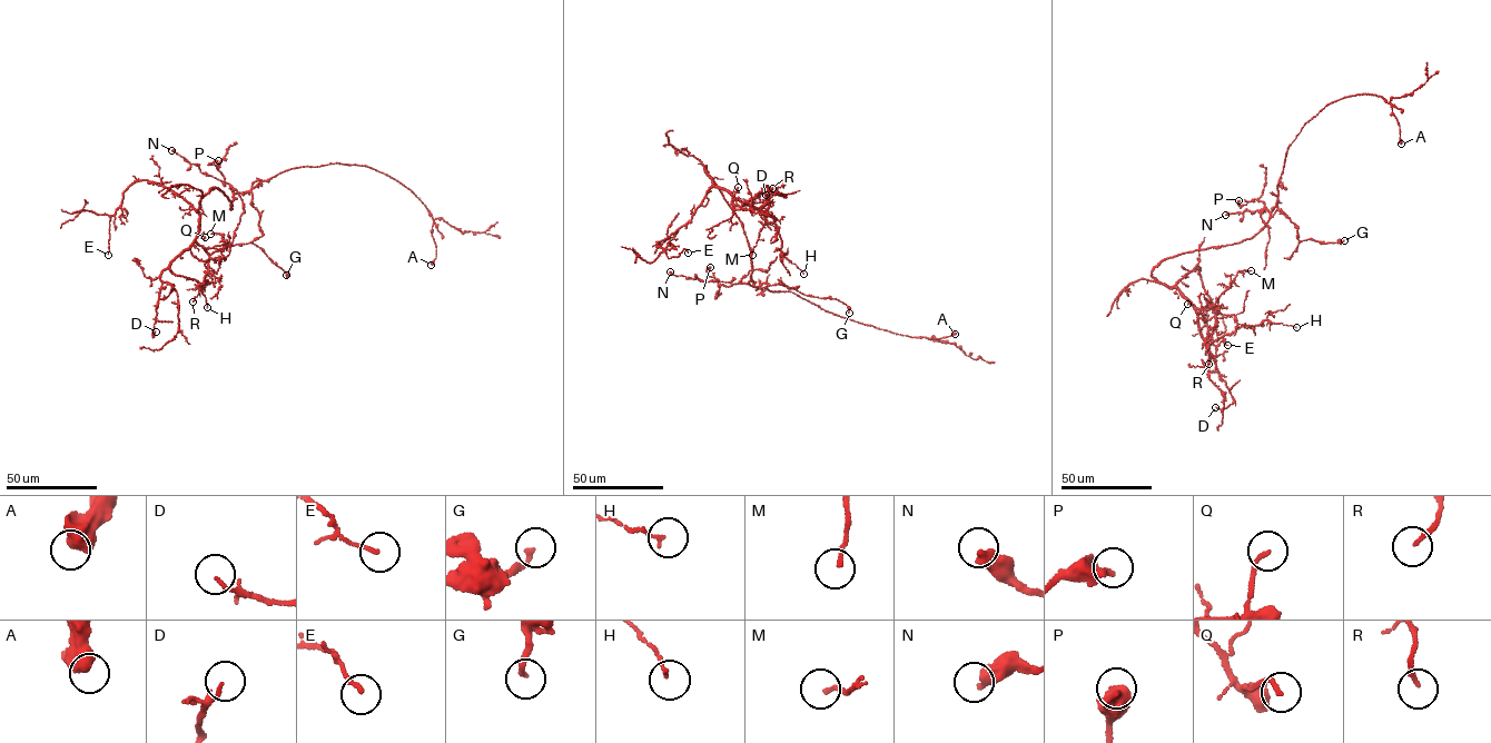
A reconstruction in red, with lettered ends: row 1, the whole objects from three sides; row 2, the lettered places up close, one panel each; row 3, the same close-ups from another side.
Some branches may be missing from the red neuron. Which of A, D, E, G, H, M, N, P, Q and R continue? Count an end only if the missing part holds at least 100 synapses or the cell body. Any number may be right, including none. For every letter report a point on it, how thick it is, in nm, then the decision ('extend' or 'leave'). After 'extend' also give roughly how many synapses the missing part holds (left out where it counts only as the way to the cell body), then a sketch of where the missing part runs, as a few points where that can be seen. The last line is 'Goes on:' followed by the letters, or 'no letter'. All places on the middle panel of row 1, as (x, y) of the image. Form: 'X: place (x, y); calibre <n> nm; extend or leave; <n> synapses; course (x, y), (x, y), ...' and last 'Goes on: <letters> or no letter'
A: place (955, 334); calibre 700 nm; leave
D: place (766, 195); calibre 120 nm; leave
E: place (688, 253); calibre 140 nm; leave
G: place (849, 313); calibre 200 nm; leave
H: place (803, 274); calibre 120 nm; leave
M: place (752, 255); calibre 120 nm; leave
N: place (670, 271); calibre 500 nm; leave
P: place (710, 267); calibre 550 nm; leave
Q: place (738, 187); calibre 150 nm; leave
R: place (772, 188); calibre 190 nm; leave
Goes on: no letter

